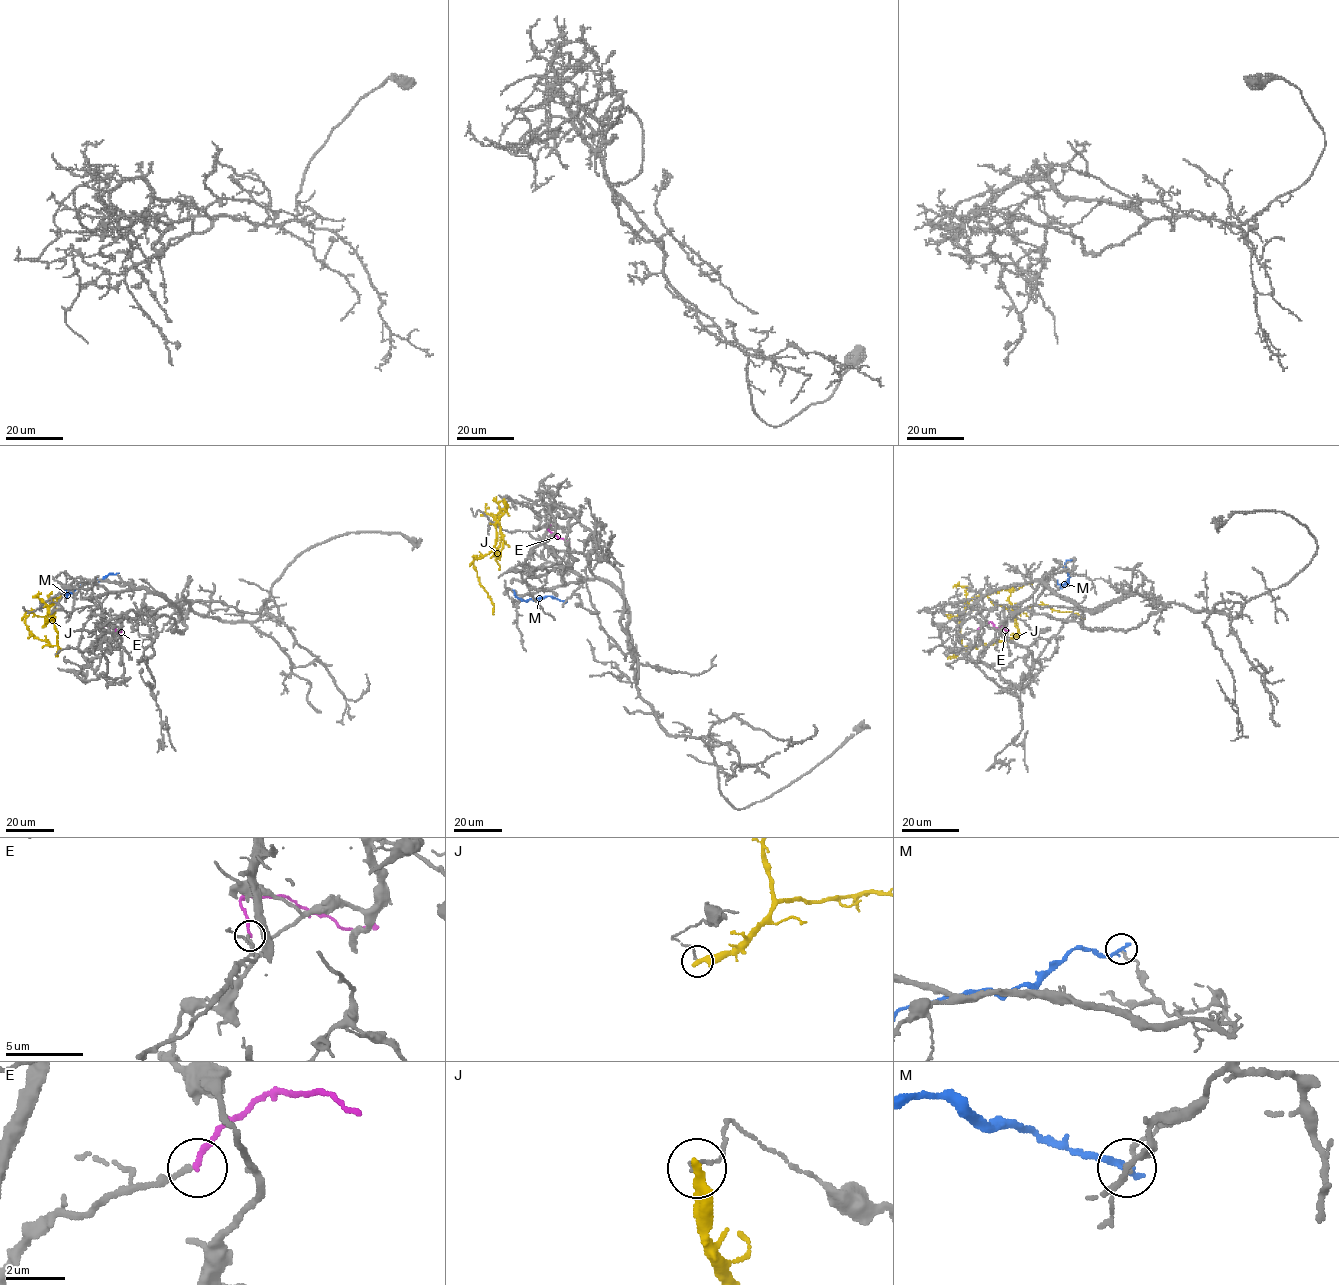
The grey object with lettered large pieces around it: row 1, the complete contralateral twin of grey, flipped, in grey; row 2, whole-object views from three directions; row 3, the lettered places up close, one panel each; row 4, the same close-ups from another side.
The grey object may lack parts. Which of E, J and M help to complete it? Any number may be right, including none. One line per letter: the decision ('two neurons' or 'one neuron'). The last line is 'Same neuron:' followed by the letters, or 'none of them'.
E: one neuron
J: two neurons
M: two neurons
Same neuron: E

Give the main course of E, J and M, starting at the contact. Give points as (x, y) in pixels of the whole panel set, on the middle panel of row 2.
E: (550, 525), (549, 531), (569, 544), (567, 550)
J: (504, 499), (506, 508), (496, 523), (494, 547), (480, 558), (473, 556), (479, 583), (493, 605), (493, 614)
M: (565, 602), (550, 596), (521, 600), (513, 590)

